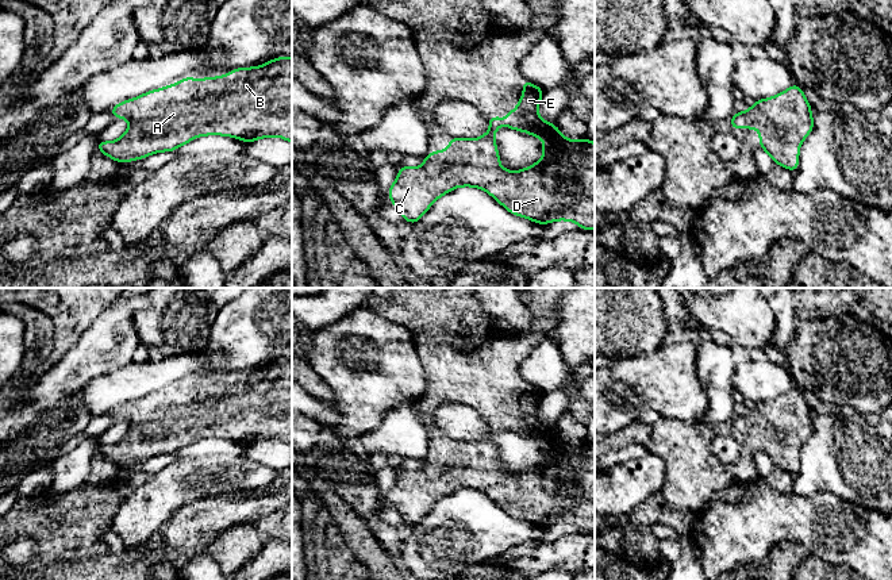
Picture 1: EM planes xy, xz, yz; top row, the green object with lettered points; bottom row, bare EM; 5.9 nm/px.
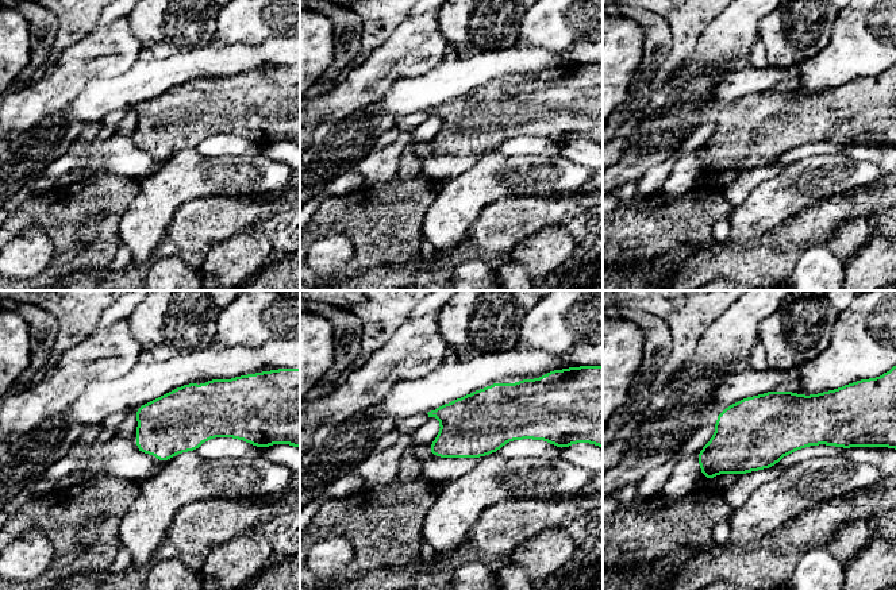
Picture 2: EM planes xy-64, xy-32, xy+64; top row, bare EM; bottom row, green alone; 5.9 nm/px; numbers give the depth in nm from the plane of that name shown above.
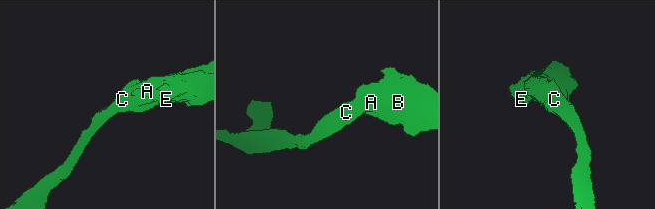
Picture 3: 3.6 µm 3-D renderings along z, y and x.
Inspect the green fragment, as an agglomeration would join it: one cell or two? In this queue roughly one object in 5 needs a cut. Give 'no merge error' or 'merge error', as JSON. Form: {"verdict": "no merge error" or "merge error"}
{"verdict": "no merge error"}

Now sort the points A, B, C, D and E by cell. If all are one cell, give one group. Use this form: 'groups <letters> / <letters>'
groups A B C D E

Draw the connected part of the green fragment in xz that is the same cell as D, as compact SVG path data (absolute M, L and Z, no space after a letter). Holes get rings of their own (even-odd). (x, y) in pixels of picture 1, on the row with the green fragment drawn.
M528 80L520 87L524 95L519 97L519 105L505 114L504 127L539 137L543 141L542 158L518 172L501 169L495 142L495 131L503 127L501 118L500 115L488 118L489 131L482 137L476 139L451 137L449 149L424 155L420 168L400 166L388 196L404 220L415 224L438 197L458 187L476 187L488 192L511 214L541 226L554 220L572 220L581 230L595 228L595 143L587 137L581 141L566 139L554 123L542 120L538 114L538 104L545 91ZM572 155L580 155L583 165L572 166Z

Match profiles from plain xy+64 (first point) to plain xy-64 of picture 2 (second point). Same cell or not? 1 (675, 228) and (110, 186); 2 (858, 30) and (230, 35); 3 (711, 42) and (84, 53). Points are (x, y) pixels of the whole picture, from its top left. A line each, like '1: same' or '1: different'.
1: same
2: same
3: same

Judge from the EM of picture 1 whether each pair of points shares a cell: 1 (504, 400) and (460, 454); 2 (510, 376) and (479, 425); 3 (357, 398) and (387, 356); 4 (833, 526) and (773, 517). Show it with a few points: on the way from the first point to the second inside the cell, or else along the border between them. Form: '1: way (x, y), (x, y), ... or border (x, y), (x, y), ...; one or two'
1: way (500, 417), (491, 437), (476, 452); one
2: border (454, 402), (476, 410), (487, 421), (489, 433); two
3: way (368, 387), (379, 376), (384, 375), (384, 367); one
4: way (818, 522), (788, 518); one

